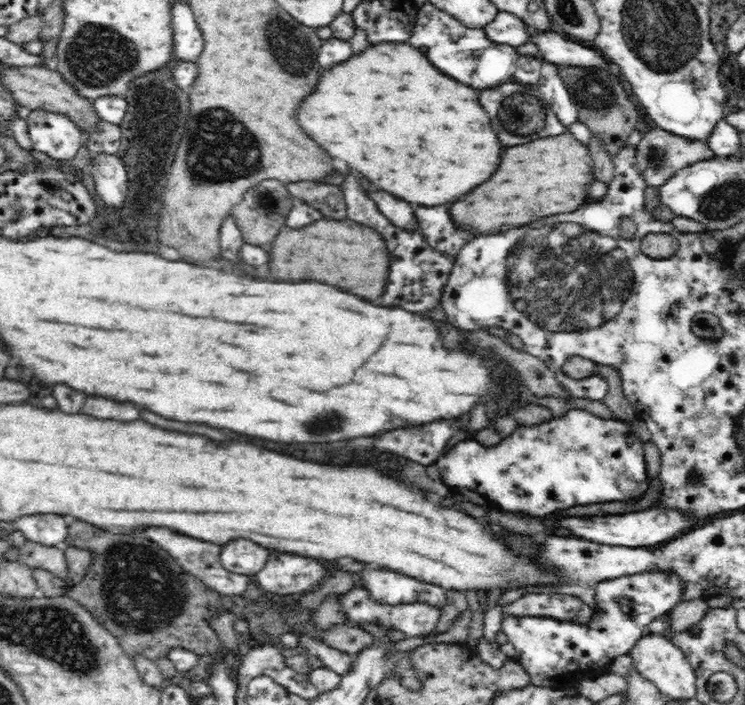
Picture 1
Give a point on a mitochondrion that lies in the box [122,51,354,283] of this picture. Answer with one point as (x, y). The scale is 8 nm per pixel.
(220, 149)

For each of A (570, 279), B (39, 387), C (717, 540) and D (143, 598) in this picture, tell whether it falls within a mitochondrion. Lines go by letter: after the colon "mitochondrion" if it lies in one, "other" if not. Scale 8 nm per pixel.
A: mitochondrion
B: other
C: other
D: mitochondrion

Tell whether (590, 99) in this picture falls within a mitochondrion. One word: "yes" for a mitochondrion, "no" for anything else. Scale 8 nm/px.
yes

